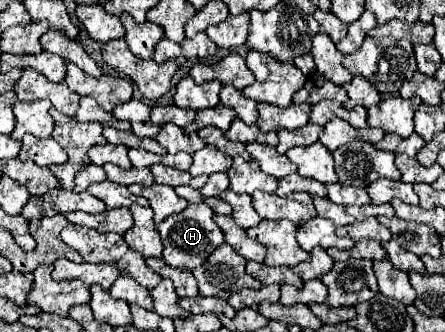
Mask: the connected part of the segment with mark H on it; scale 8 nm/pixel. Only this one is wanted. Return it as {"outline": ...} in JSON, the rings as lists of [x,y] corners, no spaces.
{"outline":[[[189,204],[183,212],[165,218],[157,226],[157,232],[159,232],[161,242],[165,246],[163,260],[169,266],[175,266],[181,270],[193,270],[193,268],[201,266],[209,258],[209,254],[225,242],[223,232],[213,222],[213,210],[207,204]]]}

